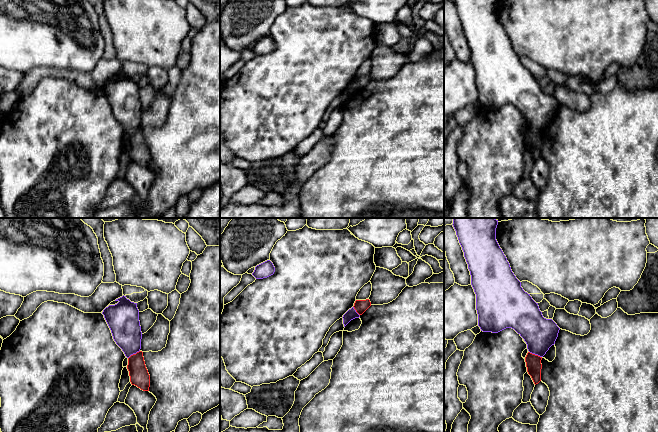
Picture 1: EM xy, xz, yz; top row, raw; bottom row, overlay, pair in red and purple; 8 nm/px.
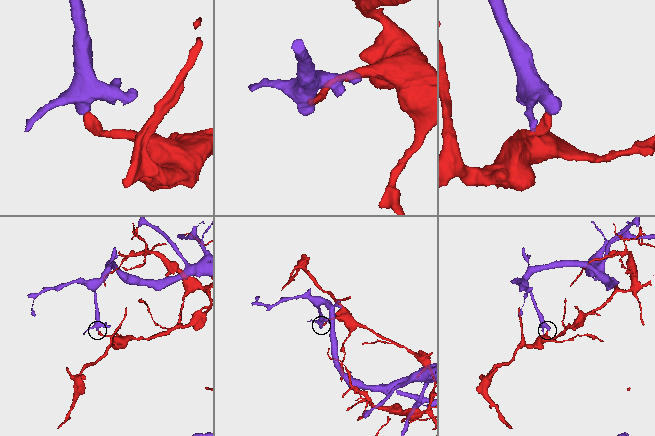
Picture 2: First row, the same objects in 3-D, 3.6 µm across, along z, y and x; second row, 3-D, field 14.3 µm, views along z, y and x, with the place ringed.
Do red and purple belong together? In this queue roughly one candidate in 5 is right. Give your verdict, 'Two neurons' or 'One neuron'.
Two neurons

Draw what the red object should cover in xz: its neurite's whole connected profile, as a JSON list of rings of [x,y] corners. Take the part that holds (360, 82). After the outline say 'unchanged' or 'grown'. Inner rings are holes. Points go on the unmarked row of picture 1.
[[[366,75],[356,76],[353,83],[359,91],[362,91],[370,82],[371,82],[370,76]]]; unchanged

